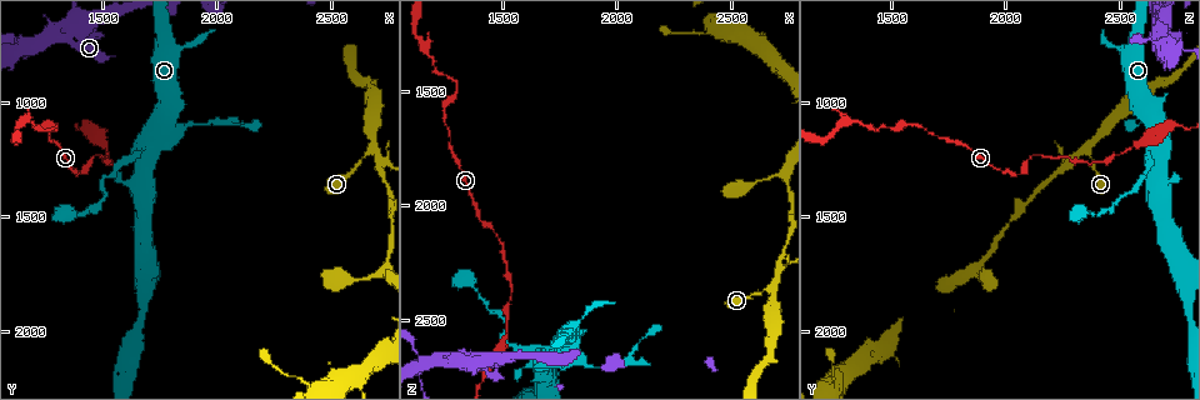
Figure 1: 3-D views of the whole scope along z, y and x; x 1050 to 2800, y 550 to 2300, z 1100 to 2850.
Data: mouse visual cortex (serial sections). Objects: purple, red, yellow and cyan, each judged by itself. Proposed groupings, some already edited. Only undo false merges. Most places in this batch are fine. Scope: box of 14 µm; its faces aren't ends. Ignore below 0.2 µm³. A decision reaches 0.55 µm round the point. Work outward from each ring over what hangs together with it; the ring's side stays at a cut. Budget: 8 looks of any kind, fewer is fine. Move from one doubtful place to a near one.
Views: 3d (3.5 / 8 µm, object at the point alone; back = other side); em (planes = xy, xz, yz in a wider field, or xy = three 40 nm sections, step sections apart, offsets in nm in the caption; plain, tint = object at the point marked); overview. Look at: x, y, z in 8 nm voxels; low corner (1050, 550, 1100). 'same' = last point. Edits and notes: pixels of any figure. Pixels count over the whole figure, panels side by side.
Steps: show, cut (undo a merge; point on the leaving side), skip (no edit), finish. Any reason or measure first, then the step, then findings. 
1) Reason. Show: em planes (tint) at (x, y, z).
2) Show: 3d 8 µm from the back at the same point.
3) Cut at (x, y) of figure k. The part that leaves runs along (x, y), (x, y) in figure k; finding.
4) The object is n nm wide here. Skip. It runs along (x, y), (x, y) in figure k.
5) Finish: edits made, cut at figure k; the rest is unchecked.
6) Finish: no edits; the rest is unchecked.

Arms part here. Show: 3d 8 µm at (2720, 1280, 2280).

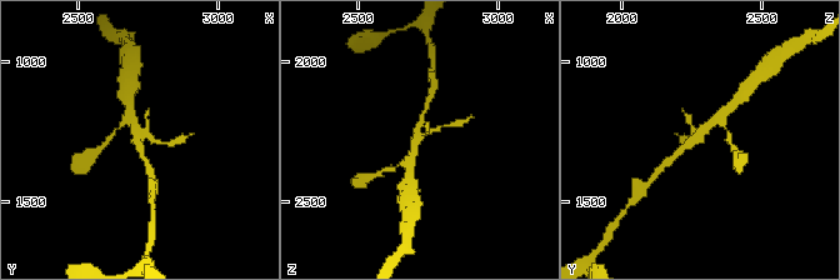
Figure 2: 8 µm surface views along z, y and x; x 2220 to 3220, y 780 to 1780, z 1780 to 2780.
Closer look. Show: 3d 3.5 µm at (2710, 1270, 2270).

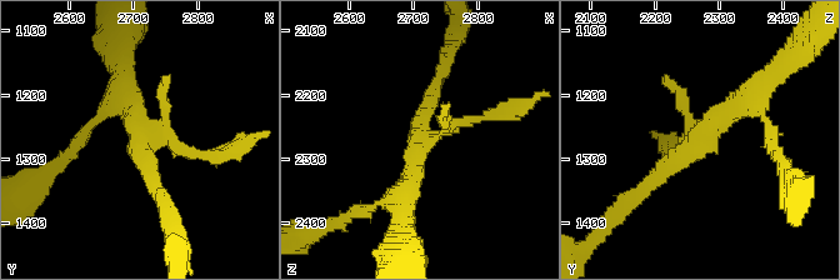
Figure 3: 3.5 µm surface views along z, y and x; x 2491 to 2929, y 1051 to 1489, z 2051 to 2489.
Need the tissue. Show: em xy step 5 (tint) at (2705, 1270, 2270).

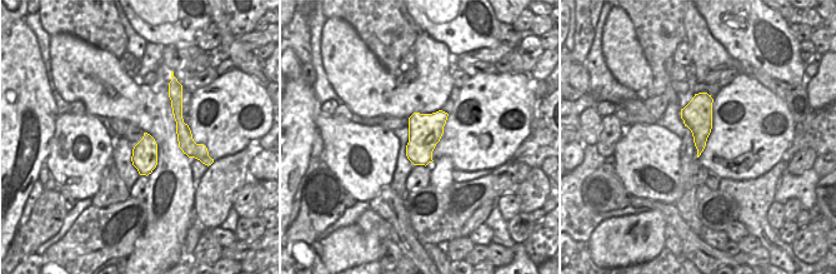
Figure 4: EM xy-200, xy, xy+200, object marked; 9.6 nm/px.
Skip. It runs along (759, 106), (743, 99), (640, 191) in figure 3; one cell here.

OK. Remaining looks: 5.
Sudden change in width. Show: 3d 3.5 µm at (1690, 1190, 2630).

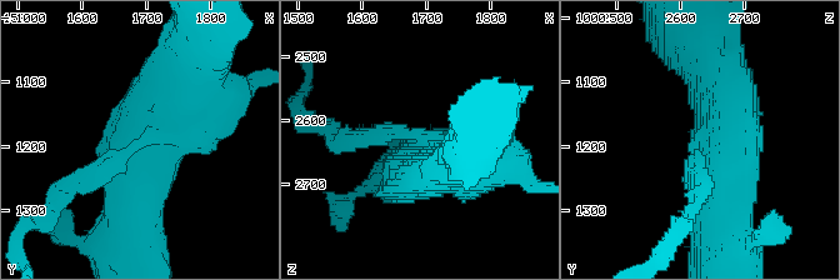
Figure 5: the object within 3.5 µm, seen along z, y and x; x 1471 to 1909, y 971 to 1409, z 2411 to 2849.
Show: em xy step 3 (tint) at (1685, 1200, 2625).

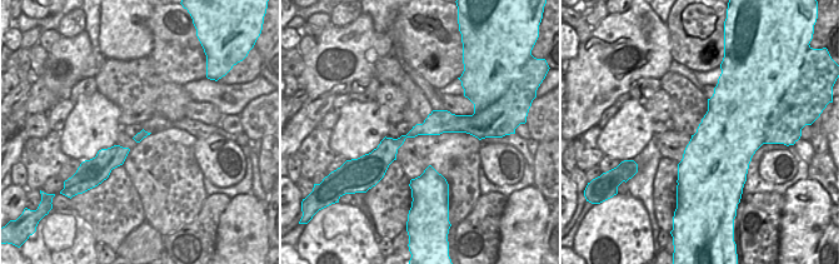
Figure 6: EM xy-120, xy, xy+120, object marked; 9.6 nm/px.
The object is 240 nm wide here. Skip. It runs along (193, 70), (139, 165), (135, 224) in figure 5; continuous, no second cell.

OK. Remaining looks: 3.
Sharp bend. Show: 3d 3.5 µm at (1290, 1100, 1470).

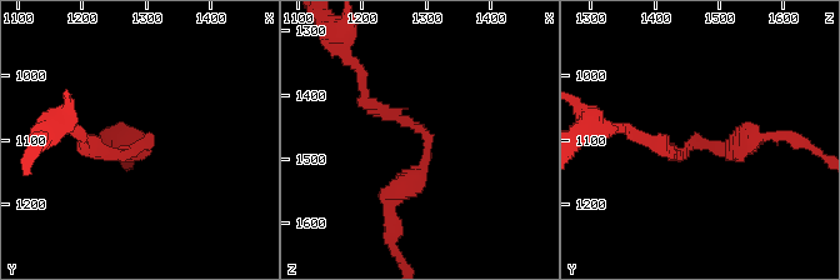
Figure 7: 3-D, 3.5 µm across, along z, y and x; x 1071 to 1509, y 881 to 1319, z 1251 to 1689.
Now the EM. Show: em xy step 3 (tint) at (1295, 1110, 1480).

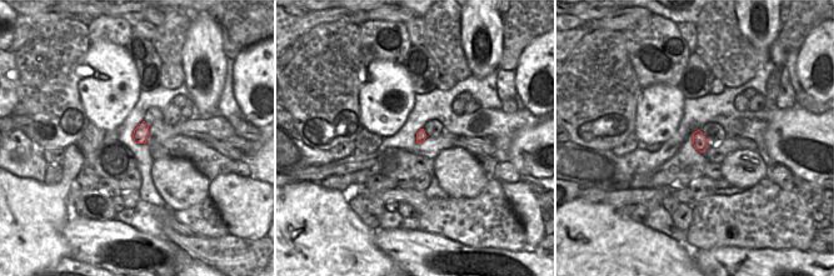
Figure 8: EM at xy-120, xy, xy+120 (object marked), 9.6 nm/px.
The arms are 150, 200 nm wide. Skip. All the same cell.

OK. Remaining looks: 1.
Finish: no edits; the rest is unchecked.

